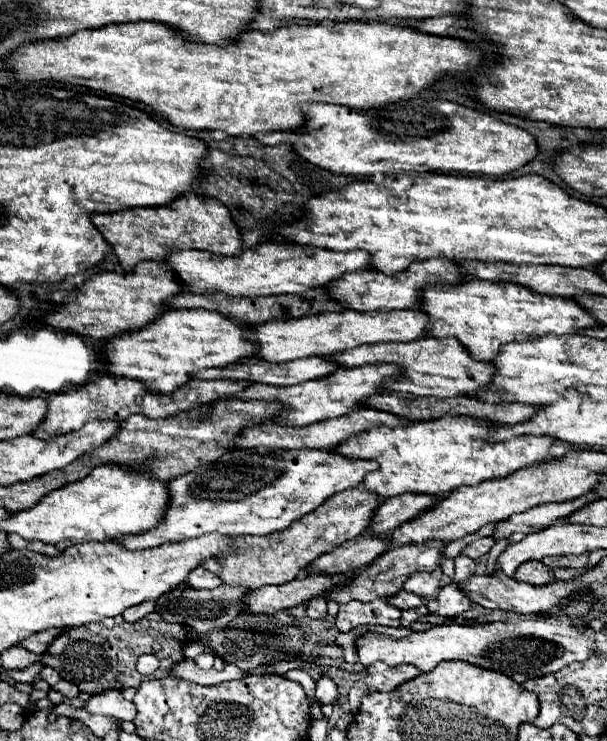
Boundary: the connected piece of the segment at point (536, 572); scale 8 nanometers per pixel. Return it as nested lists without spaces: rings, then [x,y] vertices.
[[[526,561],[516,569],[514,579],[530,585],[548,585],[554,581],[554,573],[540,561]]]

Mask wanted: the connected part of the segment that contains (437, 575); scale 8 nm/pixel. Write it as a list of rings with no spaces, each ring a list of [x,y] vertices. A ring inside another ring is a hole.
[[[438,567],[432,573],[416,573],[410,575],[408,581],[404,583],[406,591],[414,591],[416,595],[436,595],[440,591],[440,579],[442,579],[442,569]]]

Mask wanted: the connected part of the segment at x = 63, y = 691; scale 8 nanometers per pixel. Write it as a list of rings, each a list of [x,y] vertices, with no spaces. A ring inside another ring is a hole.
[[[61,679],[54,687],[52,687],[55,691],[58,691],[65,698],[75,698],[80,693],[77,685],[74,683],[70,683],[70,681],[66,681]]]

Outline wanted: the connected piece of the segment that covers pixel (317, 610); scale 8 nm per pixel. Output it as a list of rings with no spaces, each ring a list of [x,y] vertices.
[[[314,597],[306,603],[306,615],[310,619],[324,619],[326,617],[326,599],[324,597]]]

